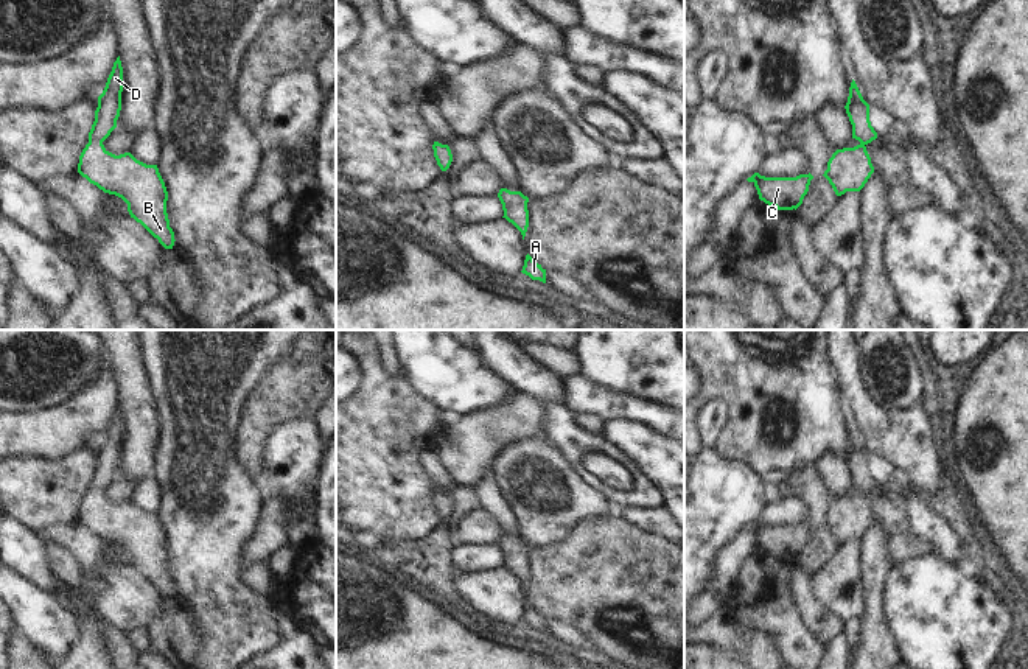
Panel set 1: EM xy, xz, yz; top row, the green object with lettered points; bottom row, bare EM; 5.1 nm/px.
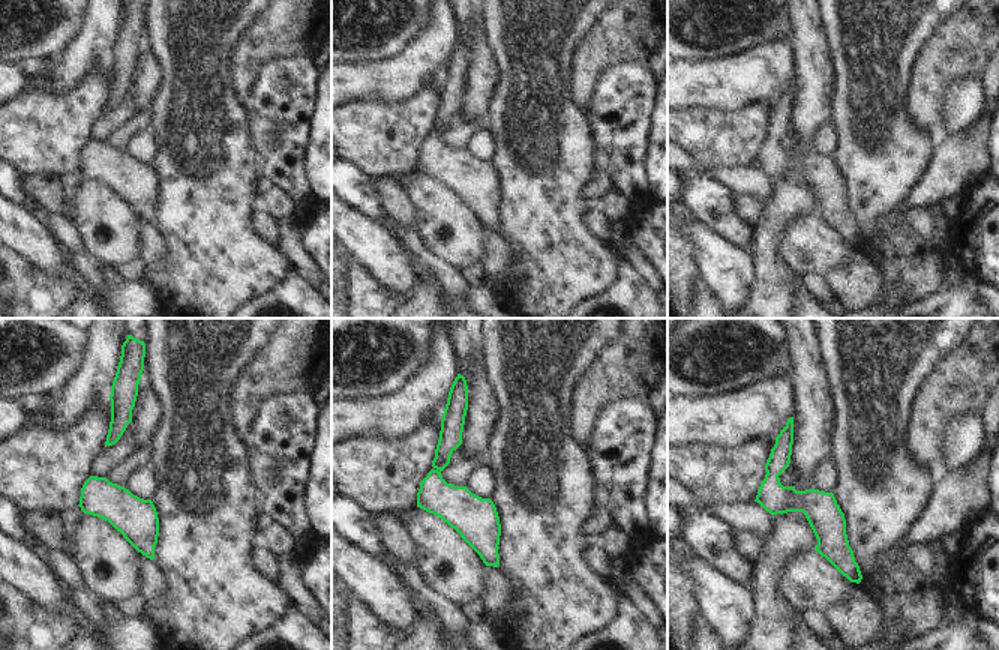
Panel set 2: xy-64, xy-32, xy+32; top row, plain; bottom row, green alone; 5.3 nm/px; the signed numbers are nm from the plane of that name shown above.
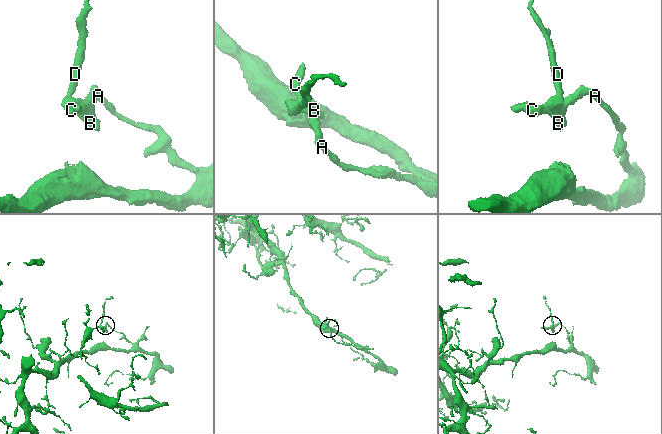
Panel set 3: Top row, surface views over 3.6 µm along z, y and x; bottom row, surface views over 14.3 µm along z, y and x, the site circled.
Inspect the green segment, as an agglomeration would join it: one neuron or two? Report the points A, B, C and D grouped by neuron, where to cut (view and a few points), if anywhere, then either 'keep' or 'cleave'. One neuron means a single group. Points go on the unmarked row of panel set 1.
A B C D; no cut; keep

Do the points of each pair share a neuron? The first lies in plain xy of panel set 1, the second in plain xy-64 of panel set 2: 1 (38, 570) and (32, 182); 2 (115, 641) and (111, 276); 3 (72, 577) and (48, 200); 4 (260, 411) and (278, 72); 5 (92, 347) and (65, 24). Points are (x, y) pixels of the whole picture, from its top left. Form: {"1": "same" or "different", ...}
{"1": "different", "2": "same", "3": "same", "4": "different", "5": "same"}

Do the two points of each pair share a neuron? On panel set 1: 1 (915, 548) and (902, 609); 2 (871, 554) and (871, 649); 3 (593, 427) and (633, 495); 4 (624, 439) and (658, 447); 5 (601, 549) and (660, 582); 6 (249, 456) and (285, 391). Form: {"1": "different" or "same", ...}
{"1": "different", "2": "same", "3": "different", "4": "same", "5": "same", "6": "same"}

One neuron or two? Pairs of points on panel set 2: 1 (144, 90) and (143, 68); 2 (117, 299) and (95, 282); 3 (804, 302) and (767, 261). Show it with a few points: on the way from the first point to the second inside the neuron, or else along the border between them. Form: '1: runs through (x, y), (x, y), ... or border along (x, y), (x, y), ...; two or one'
1: runs through (144, 84), (144, 74); one
2: runs through (111, 297), (101, 288); one
3: border along (798, 278), (791, 302); two

